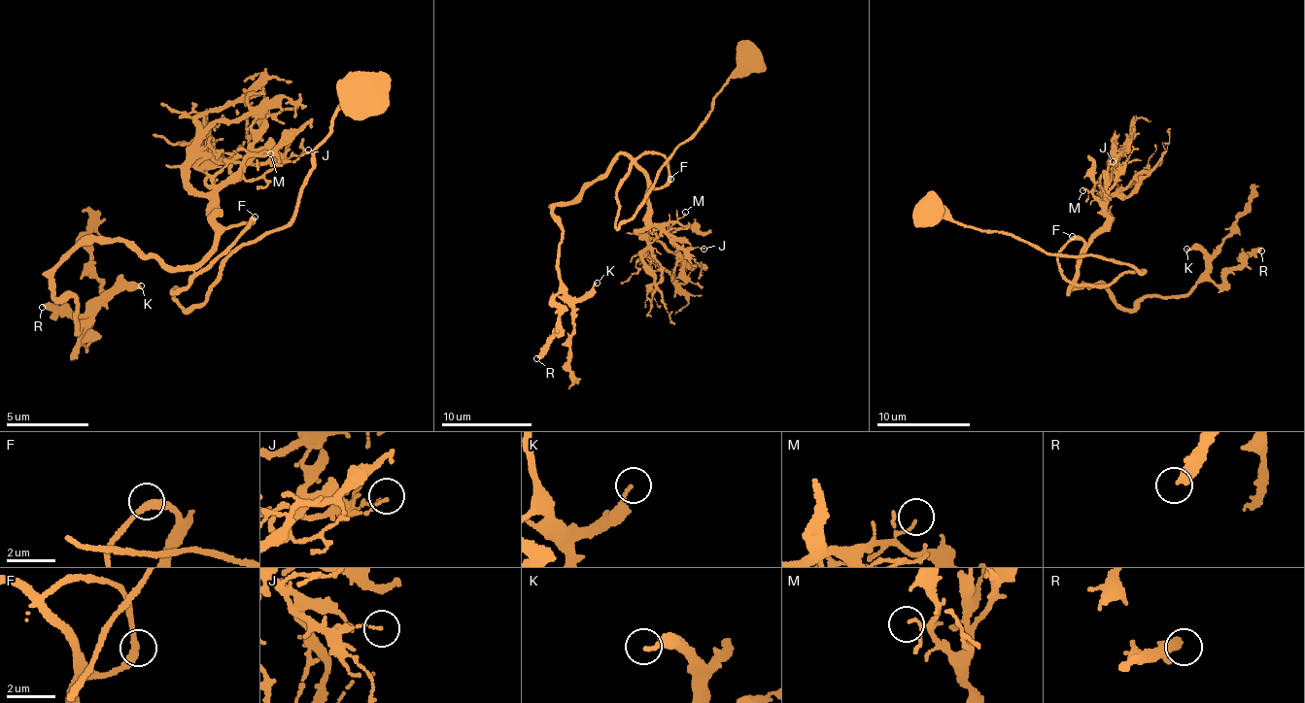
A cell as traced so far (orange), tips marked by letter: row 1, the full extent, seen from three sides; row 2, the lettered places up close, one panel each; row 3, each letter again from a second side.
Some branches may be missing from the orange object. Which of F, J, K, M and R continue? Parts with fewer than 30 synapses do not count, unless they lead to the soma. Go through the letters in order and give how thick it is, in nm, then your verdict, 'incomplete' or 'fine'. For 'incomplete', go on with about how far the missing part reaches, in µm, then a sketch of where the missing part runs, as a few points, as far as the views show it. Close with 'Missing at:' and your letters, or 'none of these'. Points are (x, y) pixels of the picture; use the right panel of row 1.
F: calibre 280 nm; fine
J: calibre 90 nm; fine
K: calibre 200 nm; fine
M: calibre 60 nm; fine
R: calibre 340 nm; fine
Missing at: none of these

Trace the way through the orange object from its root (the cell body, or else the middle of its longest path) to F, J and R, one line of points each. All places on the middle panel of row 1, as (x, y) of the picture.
F: (749, 59), (659, 172), (646, 202), (615, 225), (621, 182), (643, 154), (664, 155), (670, 179)
J: (749, 59), (617, 227), (618, 192), (635, 163), (653, 226), (704, 249)
R: (749, 59), (633, 217), (615, 225), (632, 161), (625, 155), (552, 210), (562, 225), (559, 323), (536, 358)

